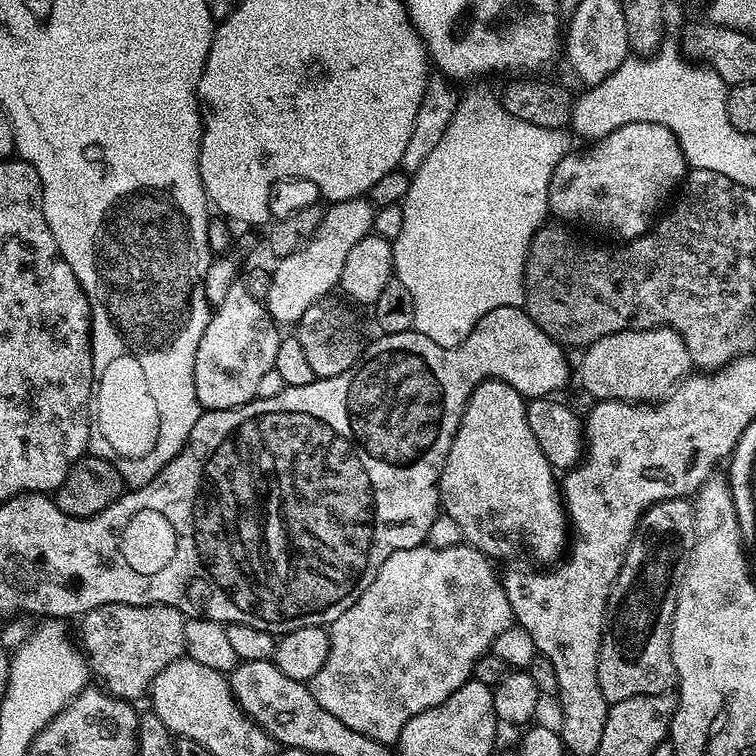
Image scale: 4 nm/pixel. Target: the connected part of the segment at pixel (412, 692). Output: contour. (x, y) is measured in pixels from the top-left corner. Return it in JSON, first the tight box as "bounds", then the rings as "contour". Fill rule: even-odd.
{"bounds":[310,542,514,746],"contour":[[[464,542],[449,548],[421,546],[390,554],[354,606],[330,626],[326,660],[310,681],[318,706],[350,730],[392,746],[410,718],[438,706],[462,687],[472,676],[478,658],[491,649],[494,638],[514,624],[508,601],[497,581],[492,581],[484,560],[485,553]]]}

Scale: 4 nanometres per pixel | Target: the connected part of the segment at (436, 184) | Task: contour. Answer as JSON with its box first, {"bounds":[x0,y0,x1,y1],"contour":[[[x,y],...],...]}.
{"bounds":[392,92,566,348],"contour":[[[468,92],[457,99],[456,109],[434,150],[430,150],[430,158],[422,162],[422,166],[411,177],[408,192],[405,194],[402,207],[402,230],[392,244],[392,267],[395,279],[408,291],[412,299],[412,328],[422,333],[430,342],[443,348],[456,348],[474,330],[474,326],[490,310],[498,310],[502,306],[511,308],[523,305],[524,302],[524,261],[528,254],[528,245],[532,243],[532,235],[539,229],[549,215],[548,187],[550,178],[558,166],[558,162],[566,154],[564,148],[564,128],[543,128],[528,121],[520,121],[504,112],[494,99],[483,96],[480,92]]]}

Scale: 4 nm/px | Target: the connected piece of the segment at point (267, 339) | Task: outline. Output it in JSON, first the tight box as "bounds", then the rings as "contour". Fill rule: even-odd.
{"bounds":[194,282,282,410],"contour":[[[240,282],[226,290],[226,298],[215,305],[214,311],[204,325],[194,358],[196,398],[204,410],[240,408],[257,399],[259,380],[266,375],[266,370],[276,366],[282,336],[276,333],[277,325],[268,315],[267,307],[248,296]]]}

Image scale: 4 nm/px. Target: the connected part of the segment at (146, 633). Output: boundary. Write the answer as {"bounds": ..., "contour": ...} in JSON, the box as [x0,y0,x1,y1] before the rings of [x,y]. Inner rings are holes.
{"bounds":[78,604,186,702],"contour":[[[103,604],[94,610],[84,613],[79,617],[78,624],[80,624],[80,642],[79,647],[82,649],[83,655],[86,657],[86,664],[90,669],[91,675],[98,679],[99,687],[103,688],[105,692],[111,696],[117,696],[119,700],[127,700],[129,702],[136,702],[140,695],[147,693],[152,685],[156,675],[175,660],[181,659],[184,656],[184,621],[186,617],[184,613],[180,612],[174,606],[166,606],[165,604]]]}

